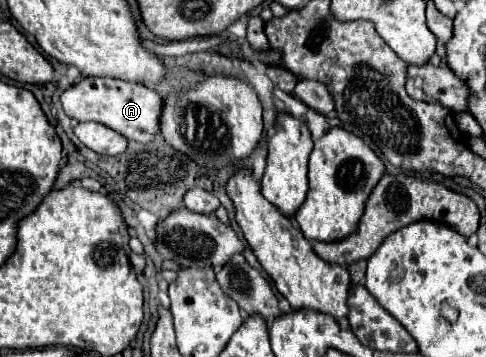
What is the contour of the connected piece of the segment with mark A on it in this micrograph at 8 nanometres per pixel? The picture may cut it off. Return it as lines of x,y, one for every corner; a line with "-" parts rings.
84,78
60,94
60,104
72,120
100,122
128,140
142,144
150,142
160,132
158,116
162,112
162,96
138,82
126,82
120,78

